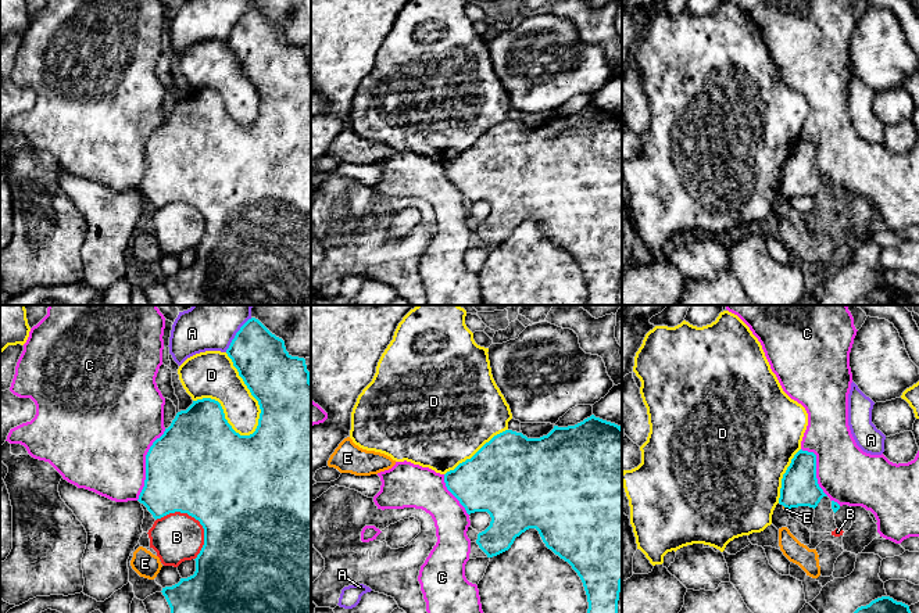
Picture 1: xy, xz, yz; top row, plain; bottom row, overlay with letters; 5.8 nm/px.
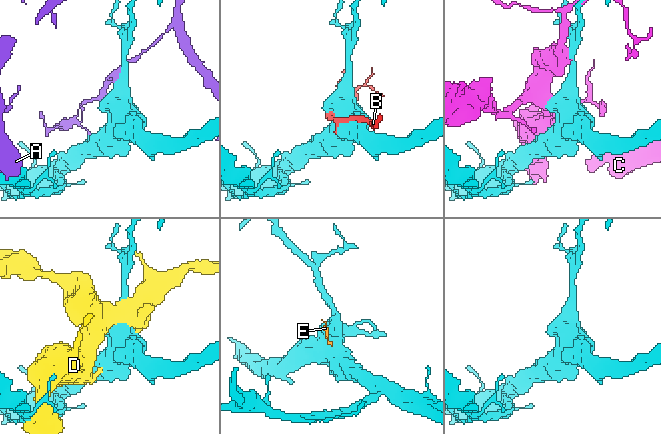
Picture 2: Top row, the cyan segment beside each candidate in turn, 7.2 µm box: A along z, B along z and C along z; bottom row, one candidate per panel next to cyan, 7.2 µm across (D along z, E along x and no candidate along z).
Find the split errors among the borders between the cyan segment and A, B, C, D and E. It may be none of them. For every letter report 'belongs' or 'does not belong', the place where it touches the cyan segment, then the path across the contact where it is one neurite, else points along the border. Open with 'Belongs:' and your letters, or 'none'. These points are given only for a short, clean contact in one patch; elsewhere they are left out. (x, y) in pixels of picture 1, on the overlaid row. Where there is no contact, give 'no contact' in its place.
Belongs: none
A: does not belong; contact xy (236, 334)
B: does not belong; contact xy (195, 517)
C: does not belong; contact xy (146, 465)
D: does not belong; contact xy (251, 394)
E: does not belong; contact yz (786, 506); border yz (783, 505), (787, 509)

